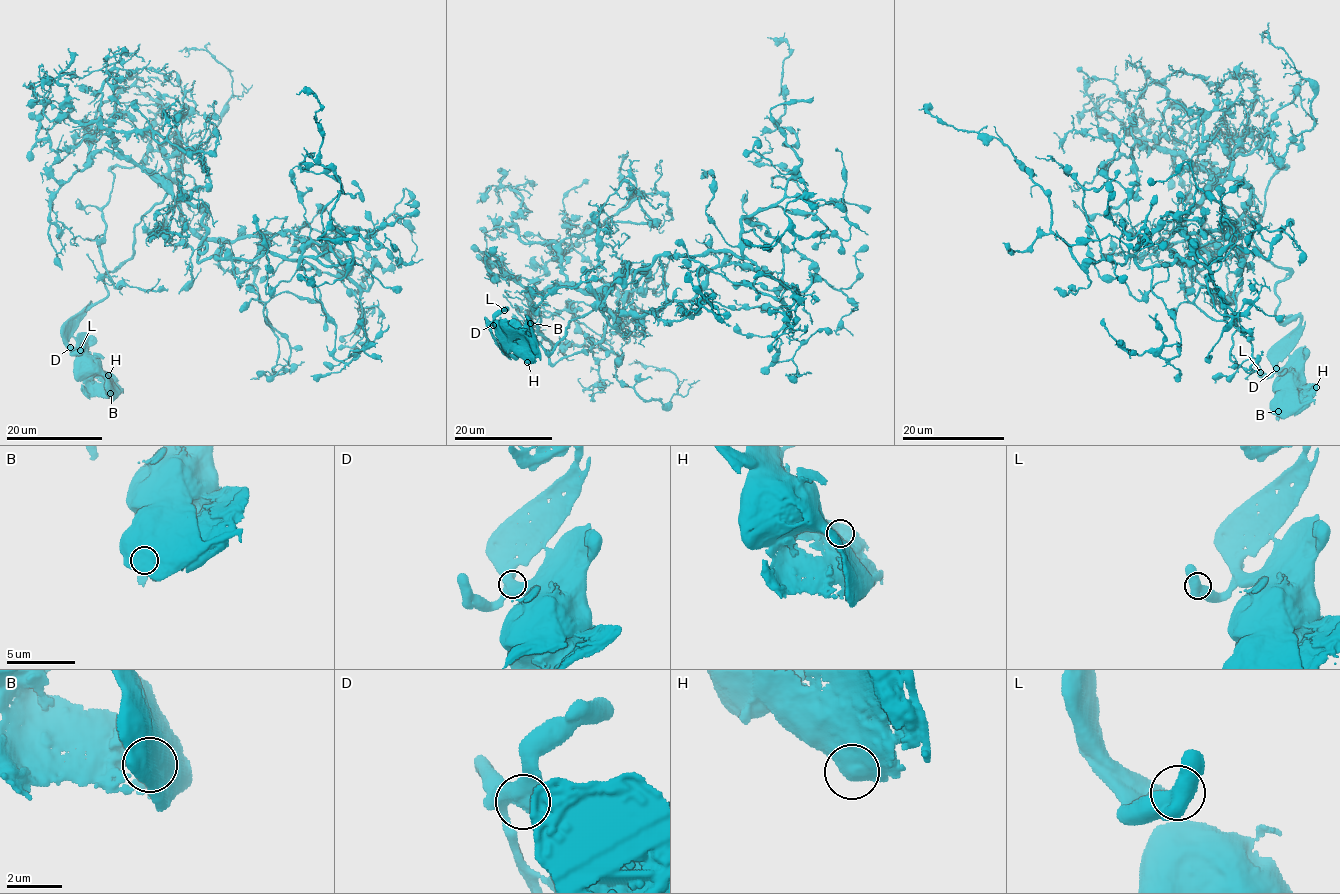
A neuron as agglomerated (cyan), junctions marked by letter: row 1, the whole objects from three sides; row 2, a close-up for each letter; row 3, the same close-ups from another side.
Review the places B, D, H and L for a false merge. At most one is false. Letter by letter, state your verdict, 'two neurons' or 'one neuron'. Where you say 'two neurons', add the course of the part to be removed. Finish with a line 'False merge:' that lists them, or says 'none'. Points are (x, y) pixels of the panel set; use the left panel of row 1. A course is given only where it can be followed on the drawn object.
B: one neuron
D: one neuron
H: one neuron
L: one neuron
False merge: none

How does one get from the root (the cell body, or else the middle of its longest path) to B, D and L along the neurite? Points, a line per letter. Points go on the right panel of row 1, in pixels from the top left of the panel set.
B: (1284, 385), (1281, 385), (1278, 411)
D: (1284, 385), (1277, 368)
L: (1284, 385), (1280, 372), (1269, 376), (1260, 372)

